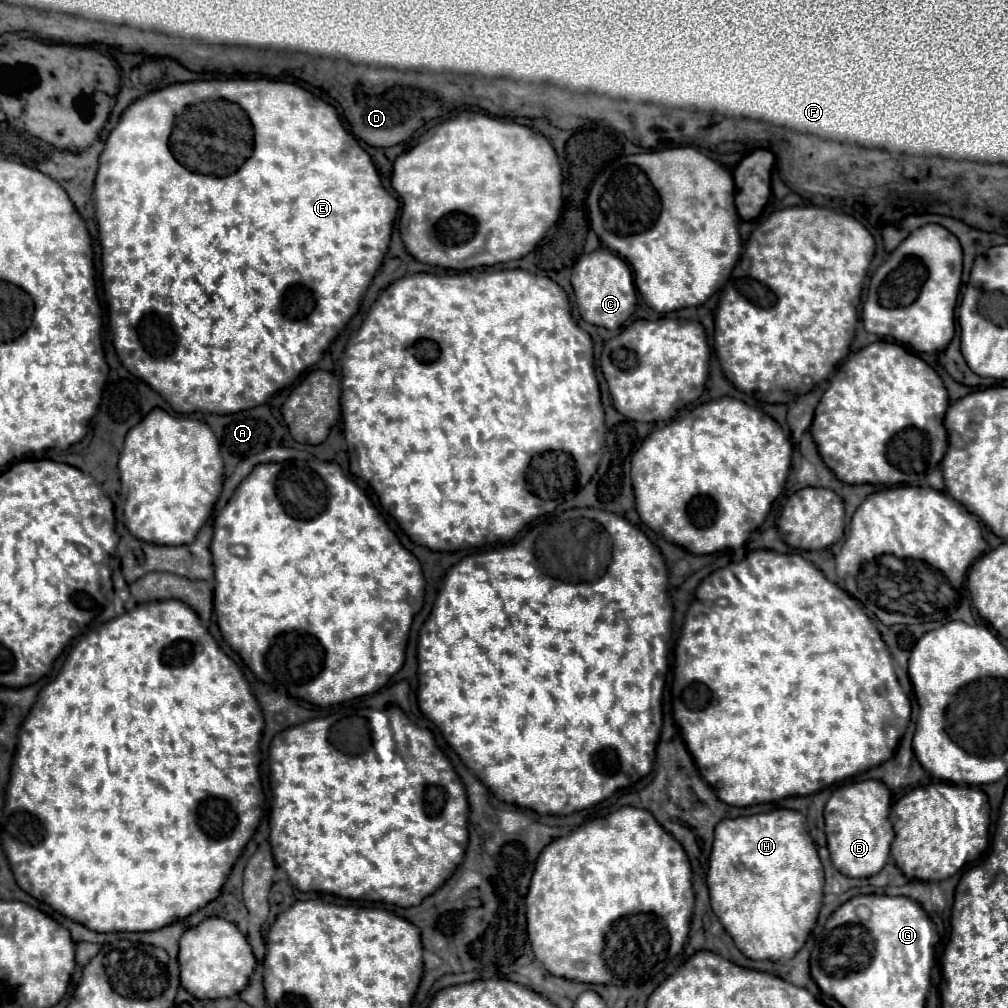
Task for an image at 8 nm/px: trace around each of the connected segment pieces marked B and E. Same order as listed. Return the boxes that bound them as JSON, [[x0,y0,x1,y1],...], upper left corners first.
[[824,779,895,877],[93,79,399,415]]

